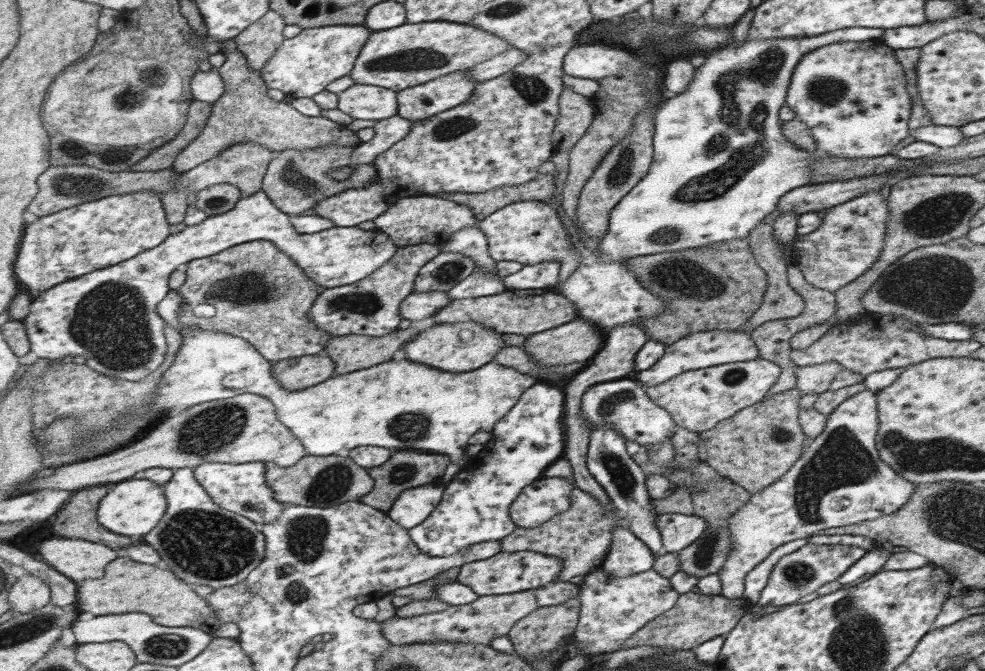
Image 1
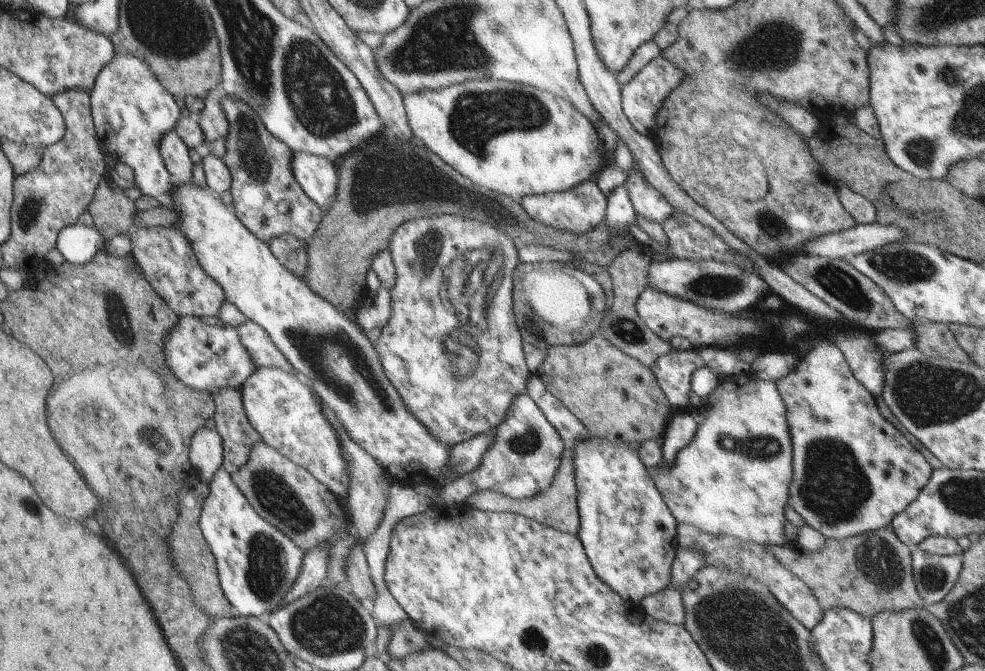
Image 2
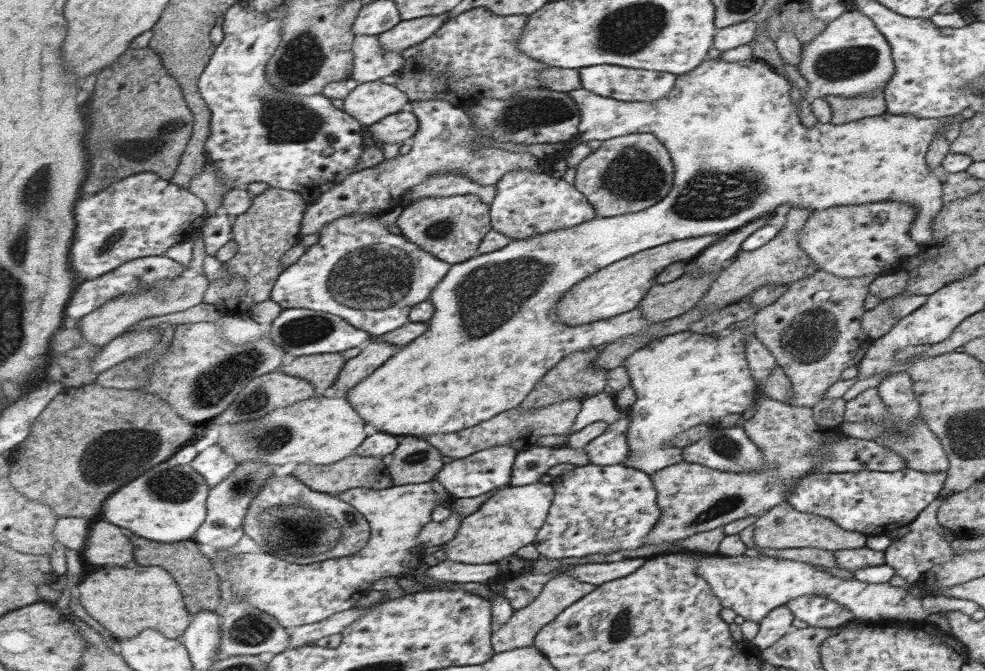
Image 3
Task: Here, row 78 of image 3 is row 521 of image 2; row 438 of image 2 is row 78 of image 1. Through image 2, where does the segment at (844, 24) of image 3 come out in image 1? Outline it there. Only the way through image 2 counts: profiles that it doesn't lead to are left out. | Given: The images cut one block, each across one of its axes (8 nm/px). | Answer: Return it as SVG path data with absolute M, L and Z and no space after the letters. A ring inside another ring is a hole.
M880 40L836 42L835 44L819 47L811 53L804 54L793 67L789 89L786 91L785 105L795 114L796 119L809 127L811 137L815 140L816 151L828 154L828 156L848 159L883 157L909 135L907 119L909 119L909 113L911 113L911 96L905 90L905 74L903 74L901 65L895 59L894 50Z

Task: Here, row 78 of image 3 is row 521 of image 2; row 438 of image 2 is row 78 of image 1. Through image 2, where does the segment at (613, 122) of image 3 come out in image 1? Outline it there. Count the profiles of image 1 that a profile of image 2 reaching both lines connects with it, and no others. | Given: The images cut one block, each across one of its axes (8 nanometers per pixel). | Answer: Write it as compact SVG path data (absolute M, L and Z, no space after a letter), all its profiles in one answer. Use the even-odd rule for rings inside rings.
M849 26L801 38L745 39L743 42L731 40L722 48L705 54L703 64L695 68L697 73L690 86L681 94L668 95L663 105L658 107L659 114L654 115L655 166L651 166L651 174L646 174L610 211L608 229L601 236L596 251L583 257L579 266L558 284L561 295L574 304L577 318L593 323L605 334L623 323L637 323L641 326L643 318L653 318L662 313L664 303L659 302L657 295L653 296L637 284L633 273L619 262L657 252L702 249L747 237L747 232L755 226L755 222L767 216L786 193L807 185L814 158L828 157L828 154L799 150L791 146L791 142L787 142L782 134L777 112L786 103L793 67L804 54L819 47L836 42L878 40L885 31L883 28Z

